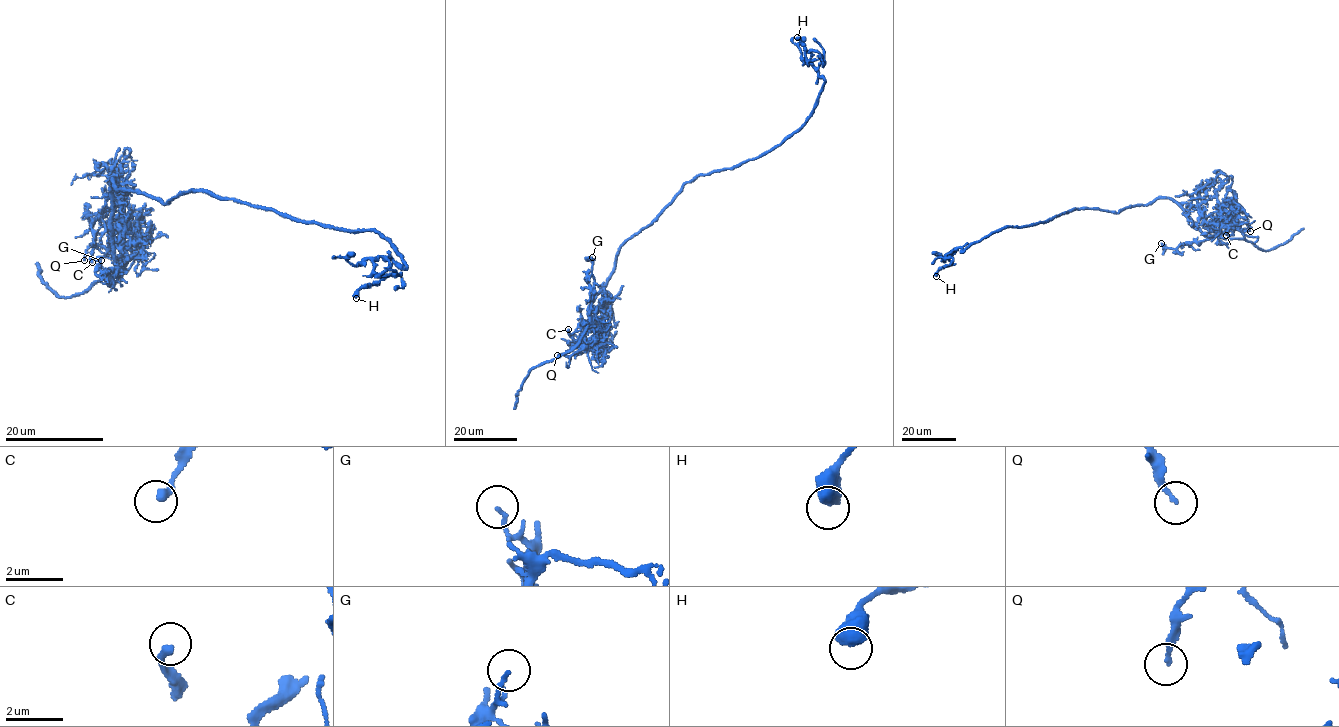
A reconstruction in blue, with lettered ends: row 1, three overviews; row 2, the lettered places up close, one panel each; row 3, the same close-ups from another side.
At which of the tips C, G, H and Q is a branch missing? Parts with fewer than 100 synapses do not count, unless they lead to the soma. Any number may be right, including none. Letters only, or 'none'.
none

